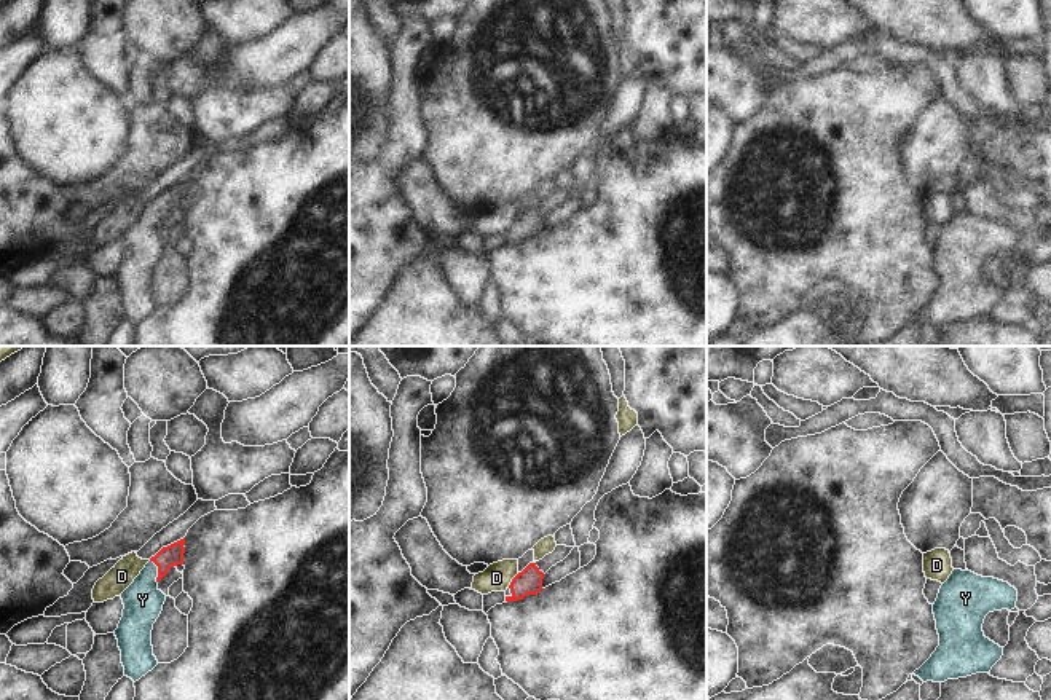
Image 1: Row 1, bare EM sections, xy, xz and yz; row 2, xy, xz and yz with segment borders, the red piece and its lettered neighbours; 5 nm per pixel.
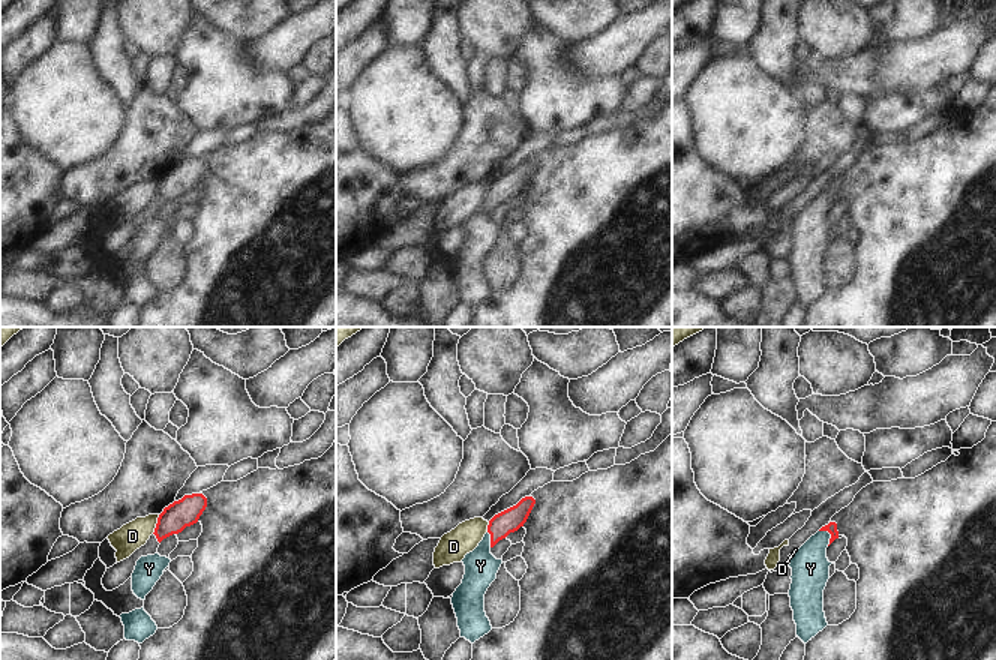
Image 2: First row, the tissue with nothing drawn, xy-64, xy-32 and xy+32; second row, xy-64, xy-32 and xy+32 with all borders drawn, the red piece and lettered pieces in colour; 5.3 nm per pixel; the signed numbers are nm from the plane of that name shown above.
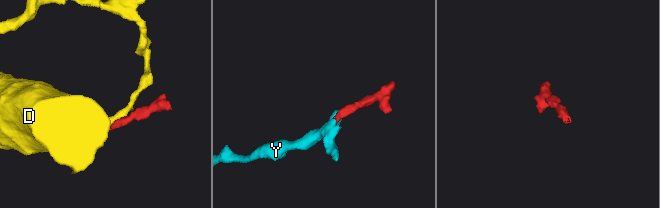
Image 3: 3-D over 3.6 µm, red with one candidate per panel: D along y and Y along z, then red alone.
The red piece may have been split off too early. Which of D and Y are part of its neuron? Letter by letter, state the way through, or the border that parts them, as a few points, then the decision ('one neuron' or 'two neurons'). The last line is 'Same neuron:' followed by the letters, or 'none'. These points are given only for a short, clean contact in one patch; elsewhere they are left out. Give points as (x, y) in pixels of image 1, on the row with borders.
D: border xz (519, 573), (507, 585); two neurons
Y: way xy (171, 555), (158, 571), (145, 584), (142, 600); one neuron
Same neuron: Y

